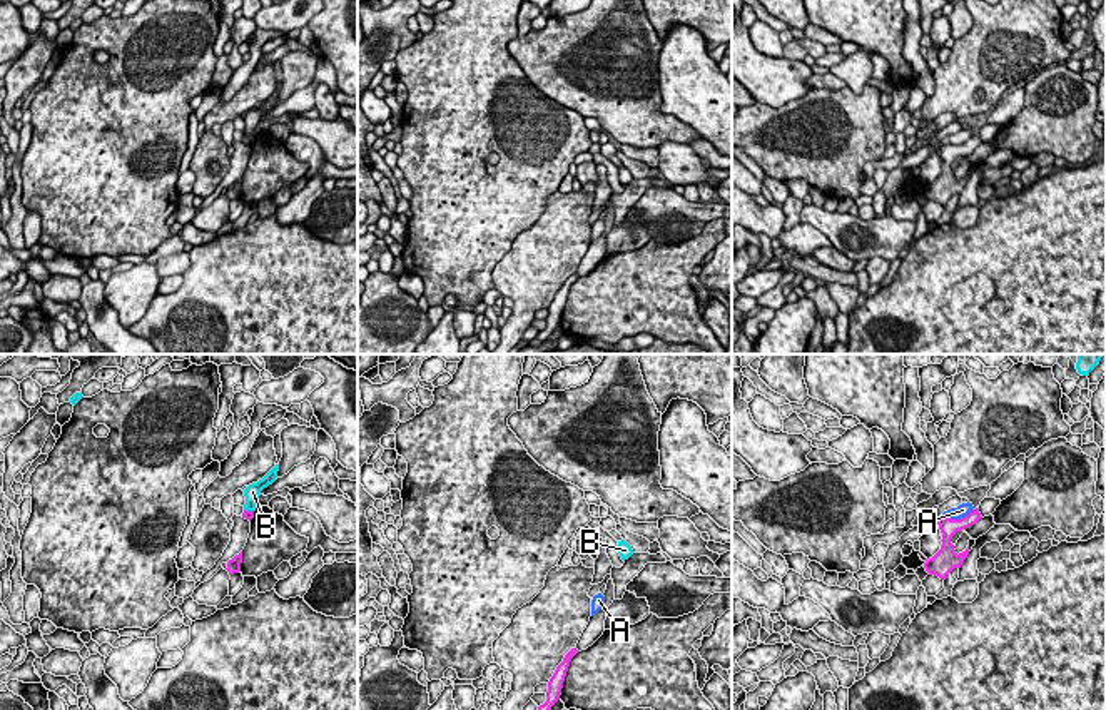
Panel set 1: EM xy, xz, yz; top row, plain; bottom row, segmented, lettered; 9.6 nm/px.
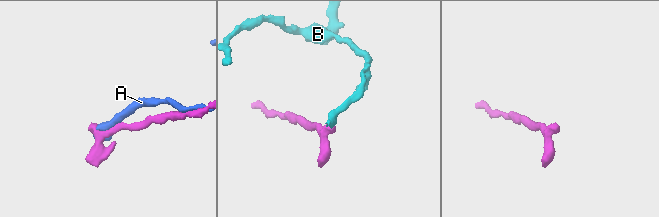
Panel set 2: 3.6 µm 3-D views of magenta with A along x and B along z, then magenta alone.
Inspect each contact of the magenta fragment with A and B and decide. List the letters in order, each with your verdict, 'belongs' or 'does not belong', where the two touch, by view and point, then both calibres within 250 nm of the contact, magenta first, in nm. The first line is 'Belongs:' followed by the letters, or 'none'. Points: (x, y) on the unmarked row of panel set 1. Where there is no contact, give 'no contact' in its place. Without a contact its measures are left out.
Belongs: none
A: does not belong | yz (956, 146) | 170/130 nm
B: does not belong | xy (249, 137) | 90/160 nm

